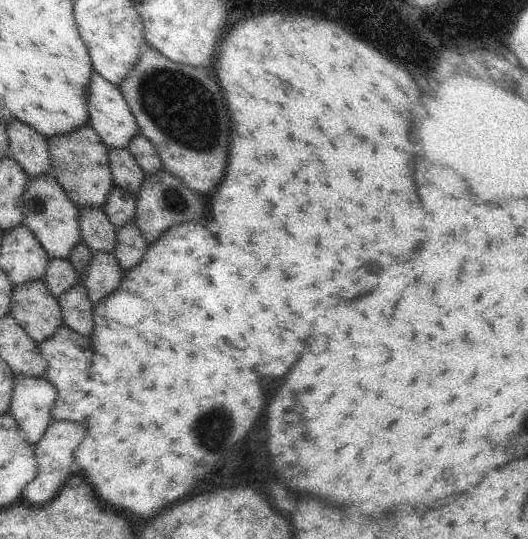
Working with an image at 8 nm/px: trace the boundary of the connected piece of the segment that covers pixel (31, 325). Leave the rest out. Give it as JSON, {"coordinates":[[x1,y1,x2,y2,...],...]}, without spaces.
{"coordinates":[[43,278,14,286,10,313,37,343,48,340,63,324,62,310]]}

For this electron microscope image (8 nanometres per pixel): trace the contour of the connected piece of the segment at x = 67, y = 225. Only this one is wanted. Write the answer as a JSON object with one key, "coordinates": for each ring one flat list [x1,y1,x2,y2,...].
{"coordinates":[[50,172,36,178,28,178,22,200,25,208,23,224,34,232,34,236,40,240,40,244,48,252,49,258,69,258,70,252,81,240,80,212,74,202,68,198,68,194,58,180]]}

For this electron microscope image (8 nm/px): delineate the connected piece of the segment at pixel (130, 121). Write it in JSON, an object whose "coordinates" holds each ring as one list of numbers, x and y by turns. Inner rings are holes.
{"coordinates":[[94,70,87,107,89,125,109,148,127,148,140,131,119,87]]}

